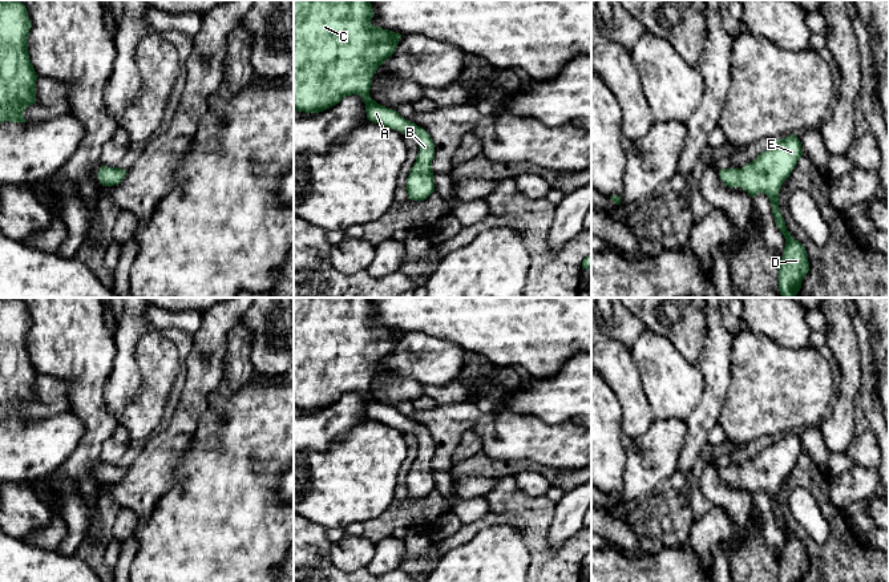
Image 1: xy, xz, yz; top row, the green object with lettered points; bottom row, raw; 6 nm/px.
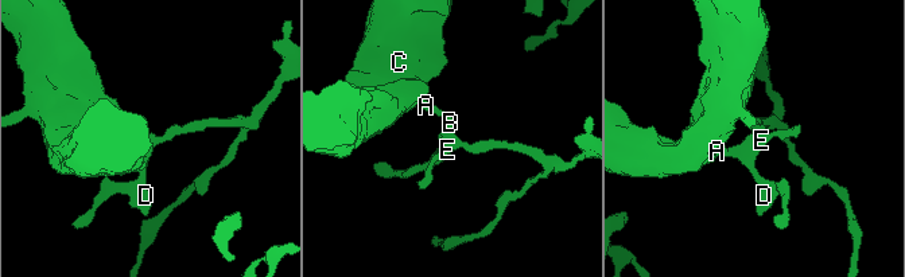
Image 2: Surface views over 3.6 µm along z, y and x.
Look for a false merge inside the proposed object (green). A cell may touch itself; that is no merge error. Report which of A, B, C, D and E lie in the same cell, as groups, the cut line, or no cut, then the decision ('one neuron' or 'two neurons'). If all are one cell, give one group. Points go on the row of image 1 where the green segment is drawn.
A B C D E | no cut | one neuron

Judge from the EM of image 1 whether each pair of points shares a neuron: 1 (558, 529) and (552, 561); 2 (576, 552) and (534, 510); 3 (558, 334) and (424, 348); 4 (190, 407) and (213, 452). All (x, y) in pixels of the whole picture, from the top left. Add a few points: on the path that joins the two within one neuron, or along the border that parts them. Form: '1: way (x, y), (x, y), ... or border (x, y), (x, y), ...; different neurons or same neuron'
1: border (577, 532), (556, 546), (550, 546), (546, 542); different neurons
2: way (560, 552), (550, 552), (537, 538), (537, 526); same neuron
3: border (427, 334), (453, 342), (464, 350); different neurons
4: border (210, 393), (207, 408), (199, 419), (188, 452); different neurons

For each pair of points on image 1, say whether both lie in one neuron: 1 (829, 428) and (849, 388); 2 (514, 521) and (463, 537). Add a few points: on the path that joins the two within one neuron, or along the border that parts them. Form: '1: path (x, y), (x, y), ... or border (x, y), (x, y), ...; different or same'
1: path (839, 419), (843, 415), (845, 397); same
2: path (501, 520), (489, 520), (476, 526); same

